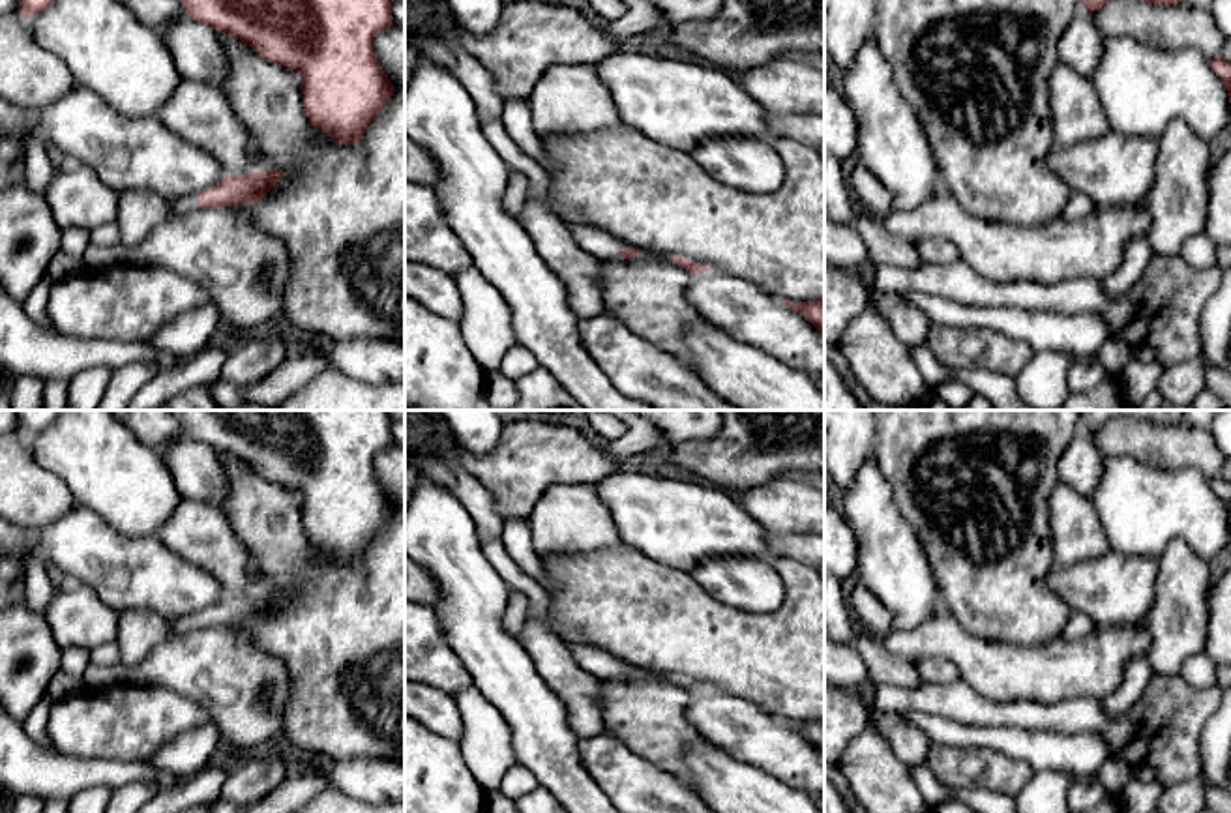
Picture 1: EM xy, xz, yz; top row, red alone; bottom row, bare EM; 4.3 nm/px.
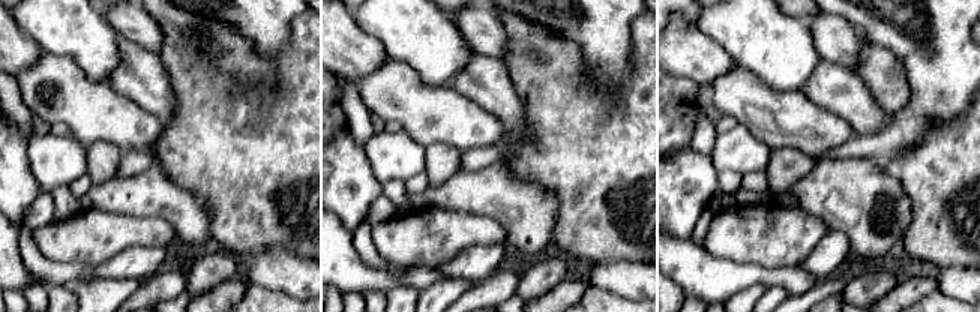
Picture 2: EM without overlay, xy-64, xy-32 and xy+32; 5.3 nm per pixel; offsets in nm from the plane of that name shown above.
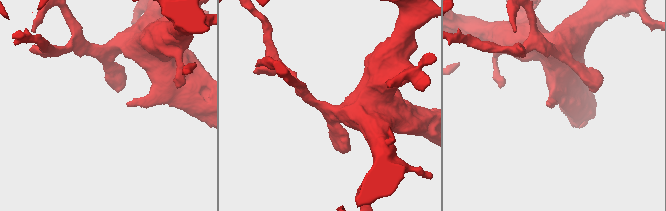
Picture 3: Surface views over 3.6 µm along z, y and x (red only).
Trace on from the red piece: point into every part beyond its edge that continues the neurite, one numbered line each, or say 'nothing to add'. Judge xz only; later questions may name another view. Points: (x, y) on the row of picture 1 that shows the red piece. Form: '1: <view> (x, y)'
1: xz (596, 242)

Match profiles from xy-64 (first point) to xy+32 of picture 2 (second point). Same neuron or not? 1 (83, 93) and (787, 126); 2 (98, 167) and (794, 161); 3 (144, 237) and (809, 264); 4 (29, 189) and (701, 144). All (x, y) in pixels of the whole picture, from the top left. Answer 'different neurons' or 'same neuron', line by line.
1: same neuron
2: same neuron
3: different neurons
4: different neurons

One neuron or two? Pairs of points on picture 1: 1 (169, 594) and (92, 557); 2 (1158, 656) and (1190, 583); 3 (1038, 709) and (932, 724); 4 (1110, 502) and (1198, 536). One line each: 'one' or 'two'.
1: one
2: one
3: two
4: one

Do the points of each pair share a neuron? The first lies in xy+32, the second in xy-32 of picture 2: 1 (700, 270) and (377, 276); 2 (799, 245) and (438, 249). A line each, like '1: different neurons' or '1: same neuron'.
1: same neuron
2: same neuron

